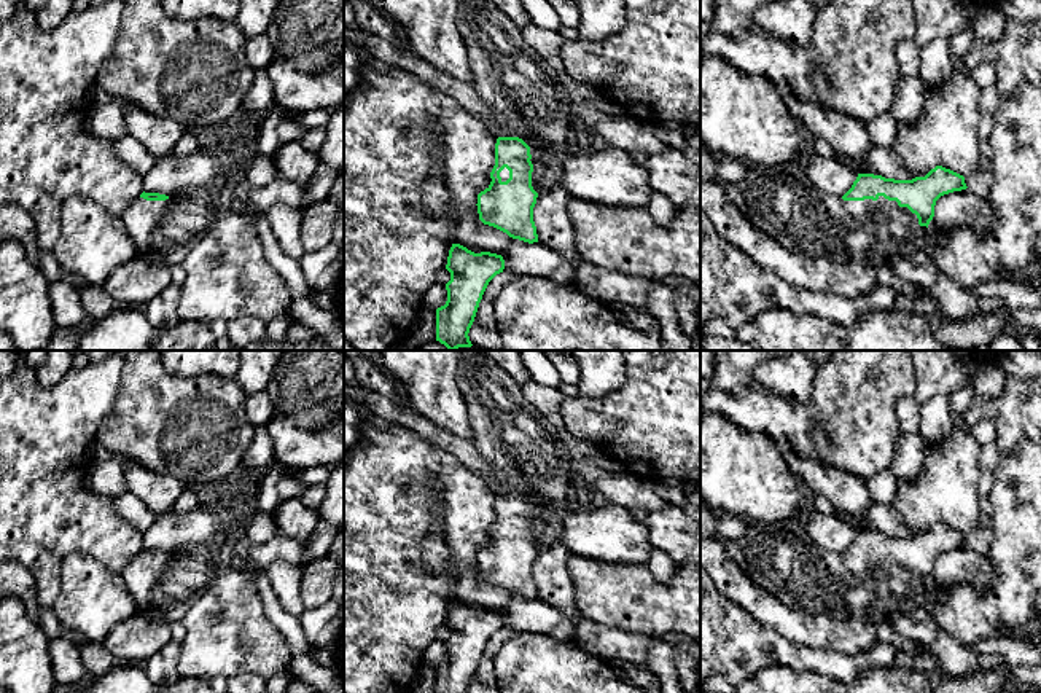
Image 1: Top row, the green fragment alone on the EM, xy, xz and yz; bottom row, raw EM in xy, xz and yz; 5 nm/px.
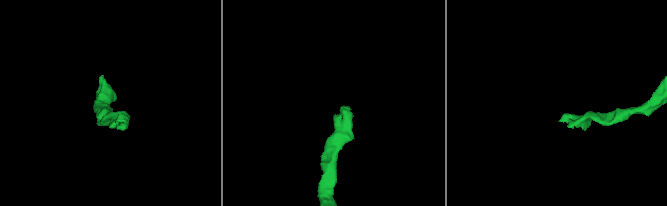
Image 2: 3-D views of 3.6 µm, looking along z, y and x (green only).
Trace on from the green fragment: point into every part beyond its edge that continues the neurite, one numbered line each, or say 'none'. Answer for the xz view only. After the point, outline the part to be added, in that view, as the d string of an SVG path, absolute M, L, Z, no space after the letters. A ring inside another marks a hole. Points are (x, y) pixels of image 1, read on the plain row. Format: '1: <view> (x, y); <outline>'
1: xz (506, 429); M458 350L455 376L478 451L543 510L530 516L536 550L560 538L567 511L594 510L608 502L573 468L556 429L490 357L482 350Z

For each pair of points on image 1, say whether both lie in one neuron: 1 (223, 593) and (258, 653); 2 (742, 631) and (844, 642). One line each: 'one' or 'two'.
1: one
2: two

